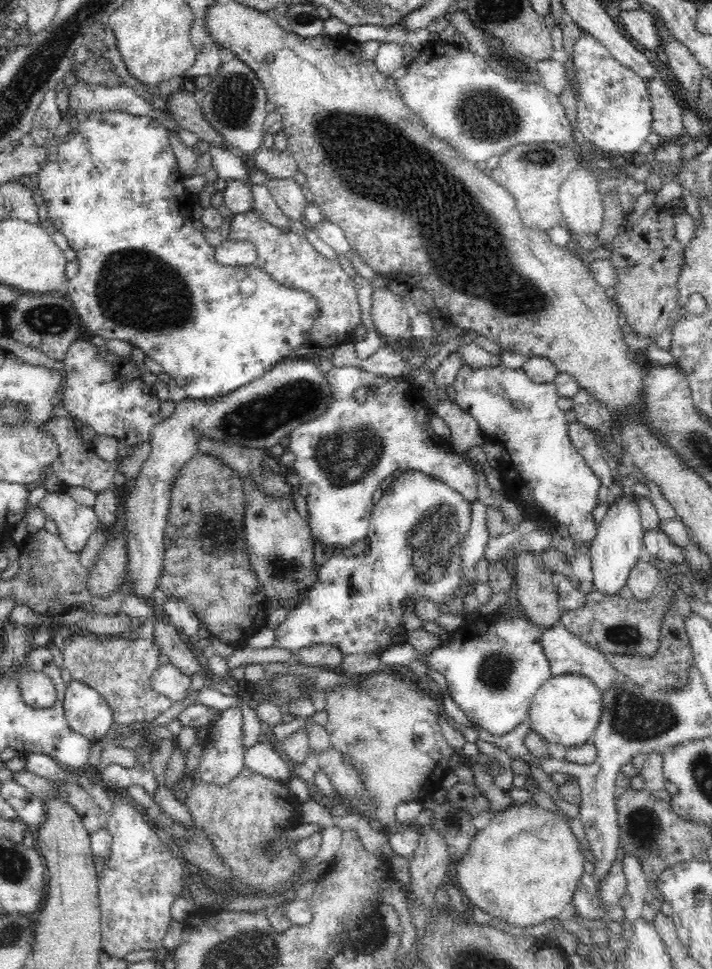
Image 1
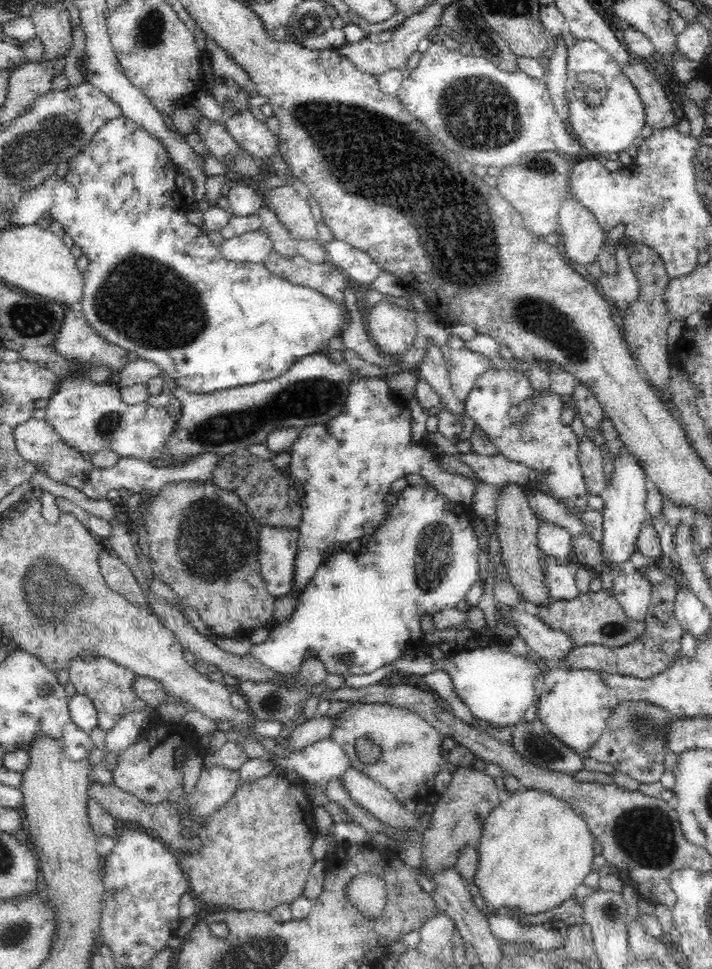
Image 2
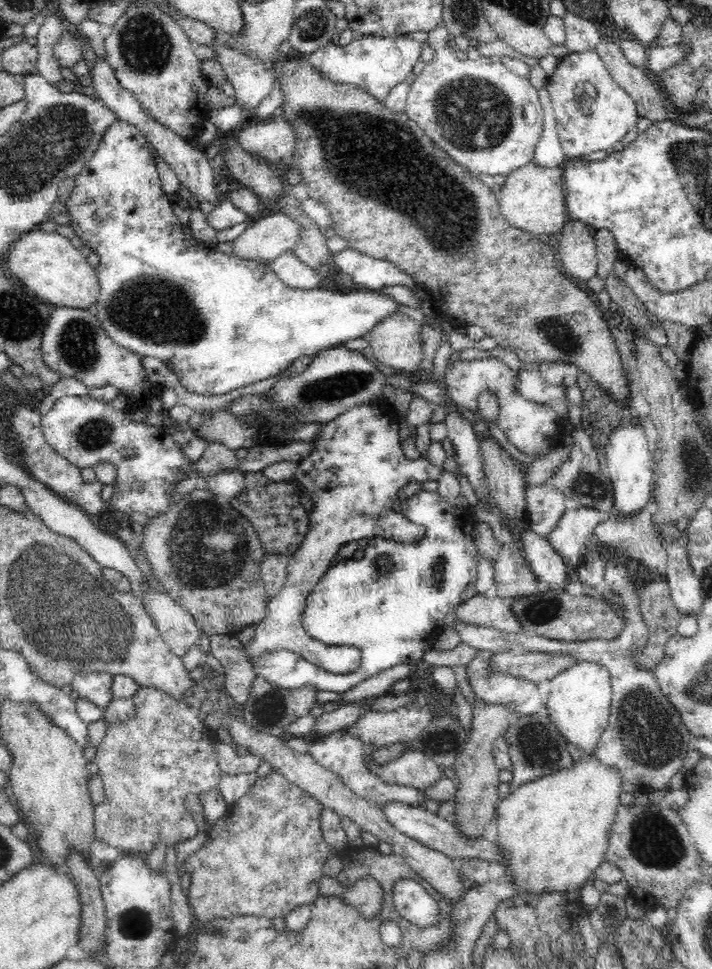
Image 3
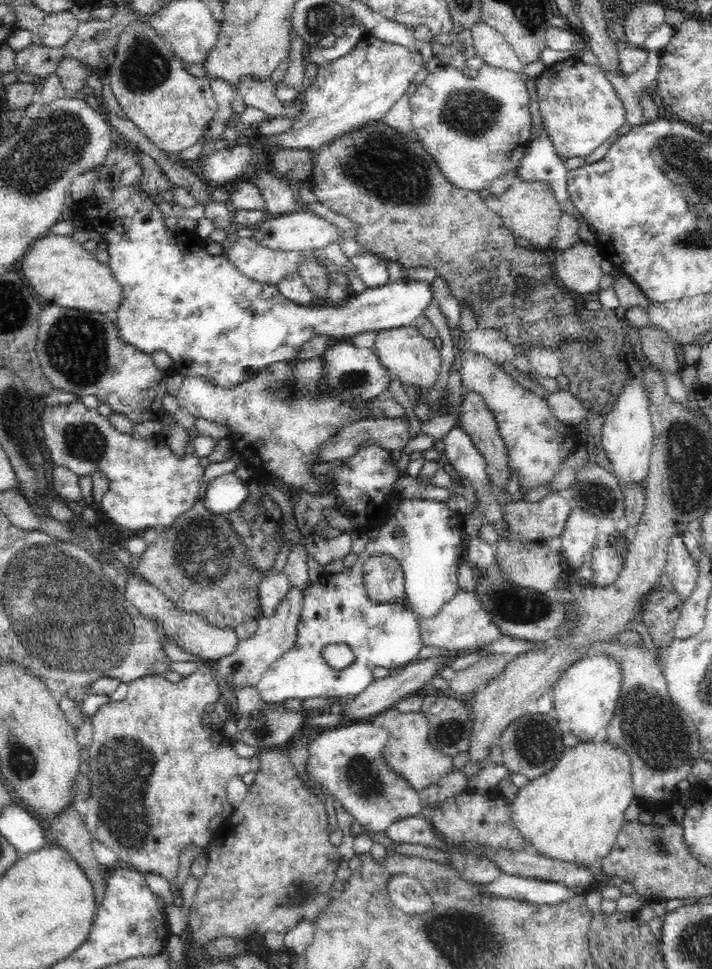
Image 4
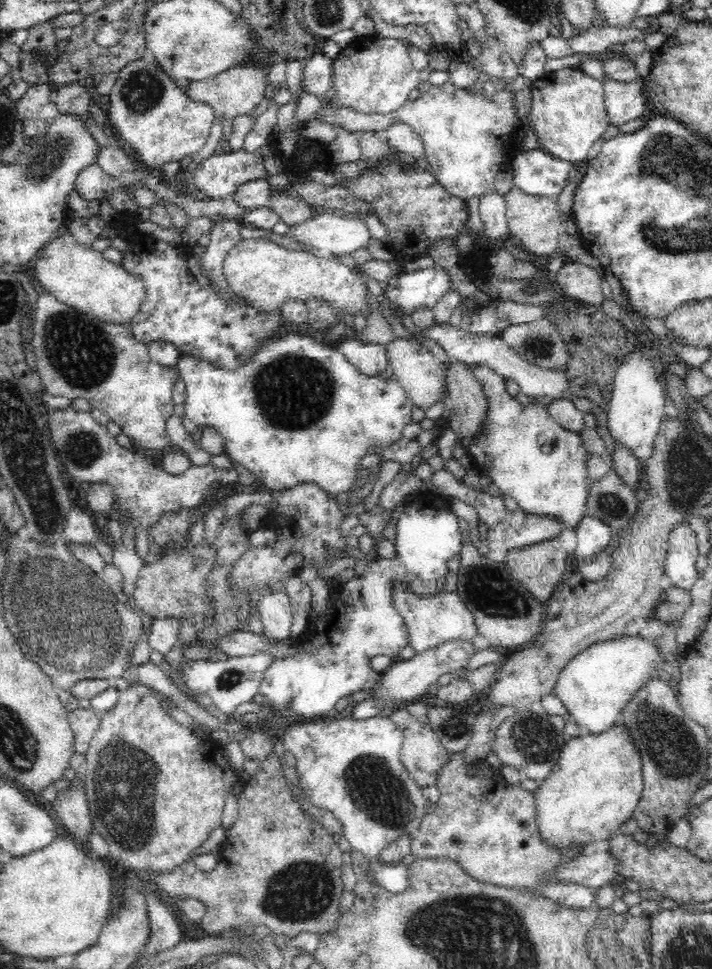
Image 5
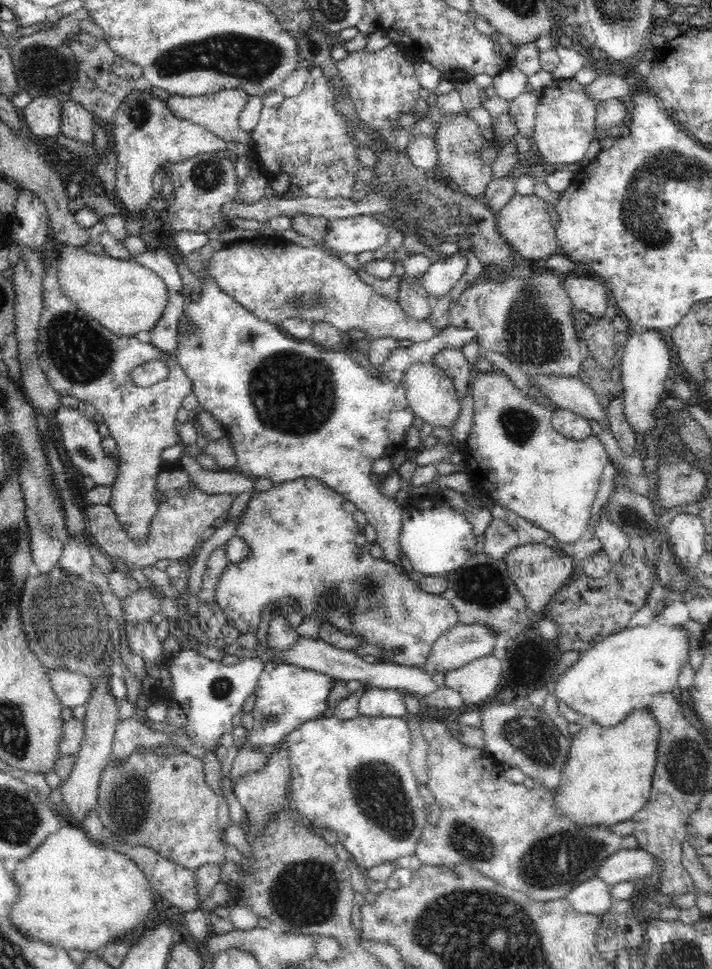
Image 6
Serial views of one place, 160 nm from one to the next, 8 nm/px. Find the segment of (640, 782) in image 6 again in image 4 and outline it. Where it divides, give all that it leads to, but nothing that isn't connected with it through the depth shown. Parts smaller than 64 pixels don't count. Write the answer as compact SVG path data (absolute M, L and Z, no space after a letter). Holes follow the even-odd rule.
M606 740L584 741L565 747L552 770L529 780L527 785L518 790L510 803L510 819L520 835L528 839L533 852L552 860L591 868L597 860L606 858L612 851L625 822L626 808L636 799L630 766L630 756Z

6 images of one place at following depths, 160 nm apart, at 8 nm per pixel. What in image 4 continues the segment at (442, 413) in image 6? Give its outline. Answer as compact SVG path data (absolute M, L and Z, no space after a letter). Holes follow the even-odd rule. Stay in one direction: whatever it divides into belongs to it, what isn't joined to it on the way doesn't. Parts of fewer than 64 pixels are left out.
M415 326L378 331L373 349L391 377L398 379L405 388L414 387L420 395L433 389L442 368L440 353L434 345L433 339L424 338Z

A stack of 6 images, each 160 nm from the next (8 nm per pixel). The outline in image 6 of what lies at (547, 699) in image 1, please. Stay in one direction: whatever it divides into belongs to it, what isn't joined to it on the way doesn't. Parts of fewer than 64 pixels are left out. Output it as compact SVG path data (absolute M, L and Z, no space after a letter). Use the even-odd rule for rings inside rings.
M655 620L645 627L626 627L616 634L602 638L589 650L582 652L577 662L568 667L553 684L554 694L558 701L565 702L582 716L589 716L596 724L602 727L614 726L632 710L648 706L656 694L671 693L672 688L676 688L680 670L690 660L690 642L690 636L684 627L659 624Z

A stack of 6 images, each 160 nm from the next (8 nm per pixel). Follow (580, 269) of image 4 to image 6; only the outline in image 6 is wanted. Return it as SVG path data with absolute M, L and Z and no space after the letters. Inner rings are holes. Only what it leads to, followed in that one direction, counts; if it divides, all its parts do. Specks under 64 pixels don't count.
M568 273L563 278L563 285L575 310L588 312L591 318L605 317L604 312L608 308L609 299L606 289L604 289L605 283L600 277L594 278Z

